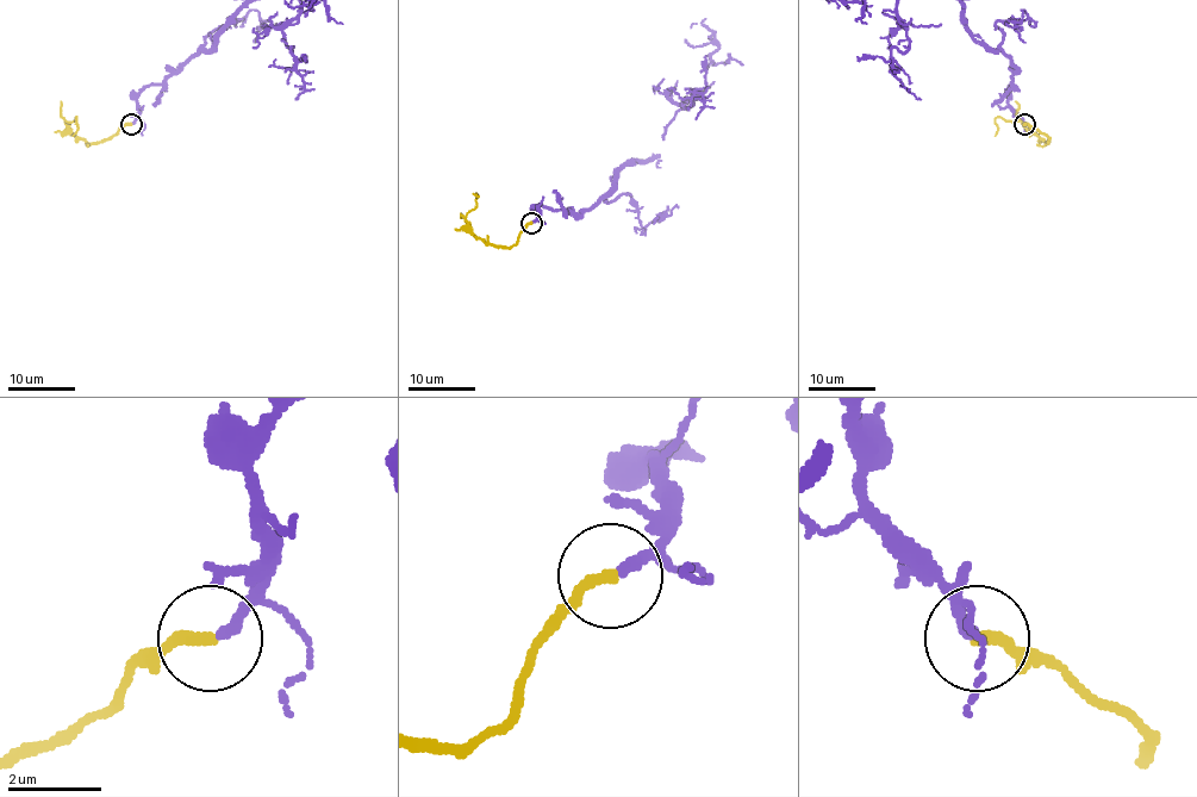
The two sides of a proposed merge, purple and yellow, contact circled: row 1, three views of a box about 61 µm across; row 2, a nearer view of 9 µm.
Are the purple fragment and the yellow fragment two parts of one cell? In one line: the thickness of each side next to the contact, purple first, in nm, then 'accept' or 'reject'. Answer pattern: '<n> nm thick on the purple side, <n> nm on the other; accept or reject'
240 nm thick on the purple side, 280 nm on the other; accept

